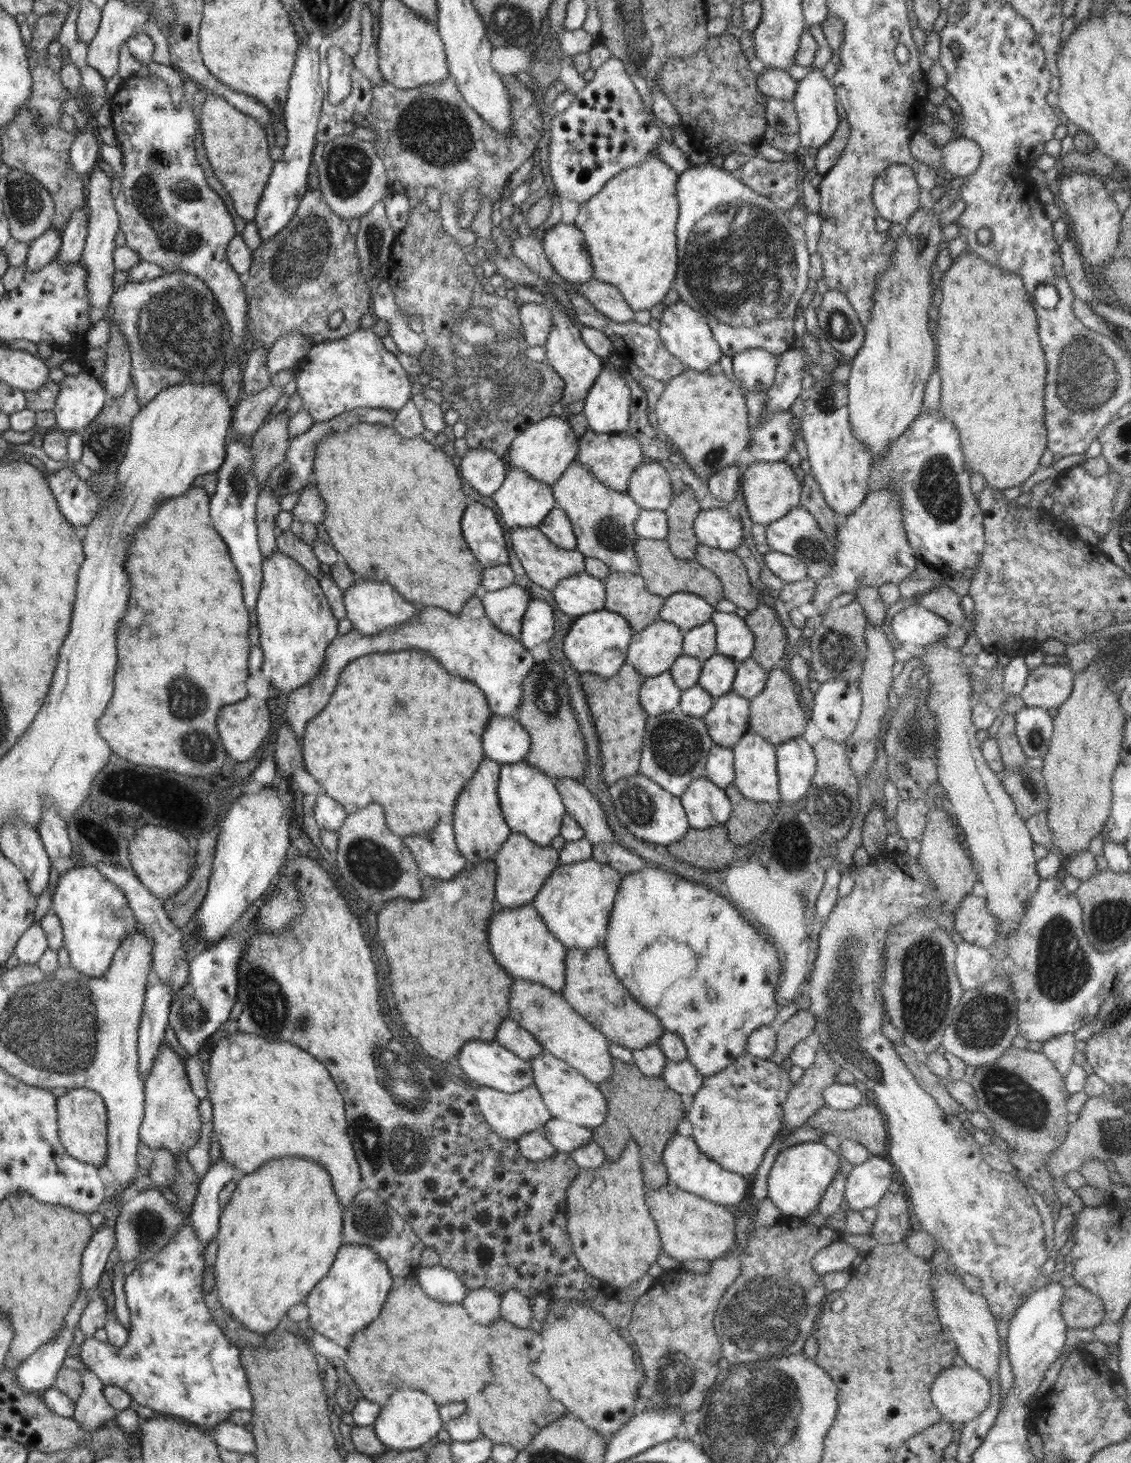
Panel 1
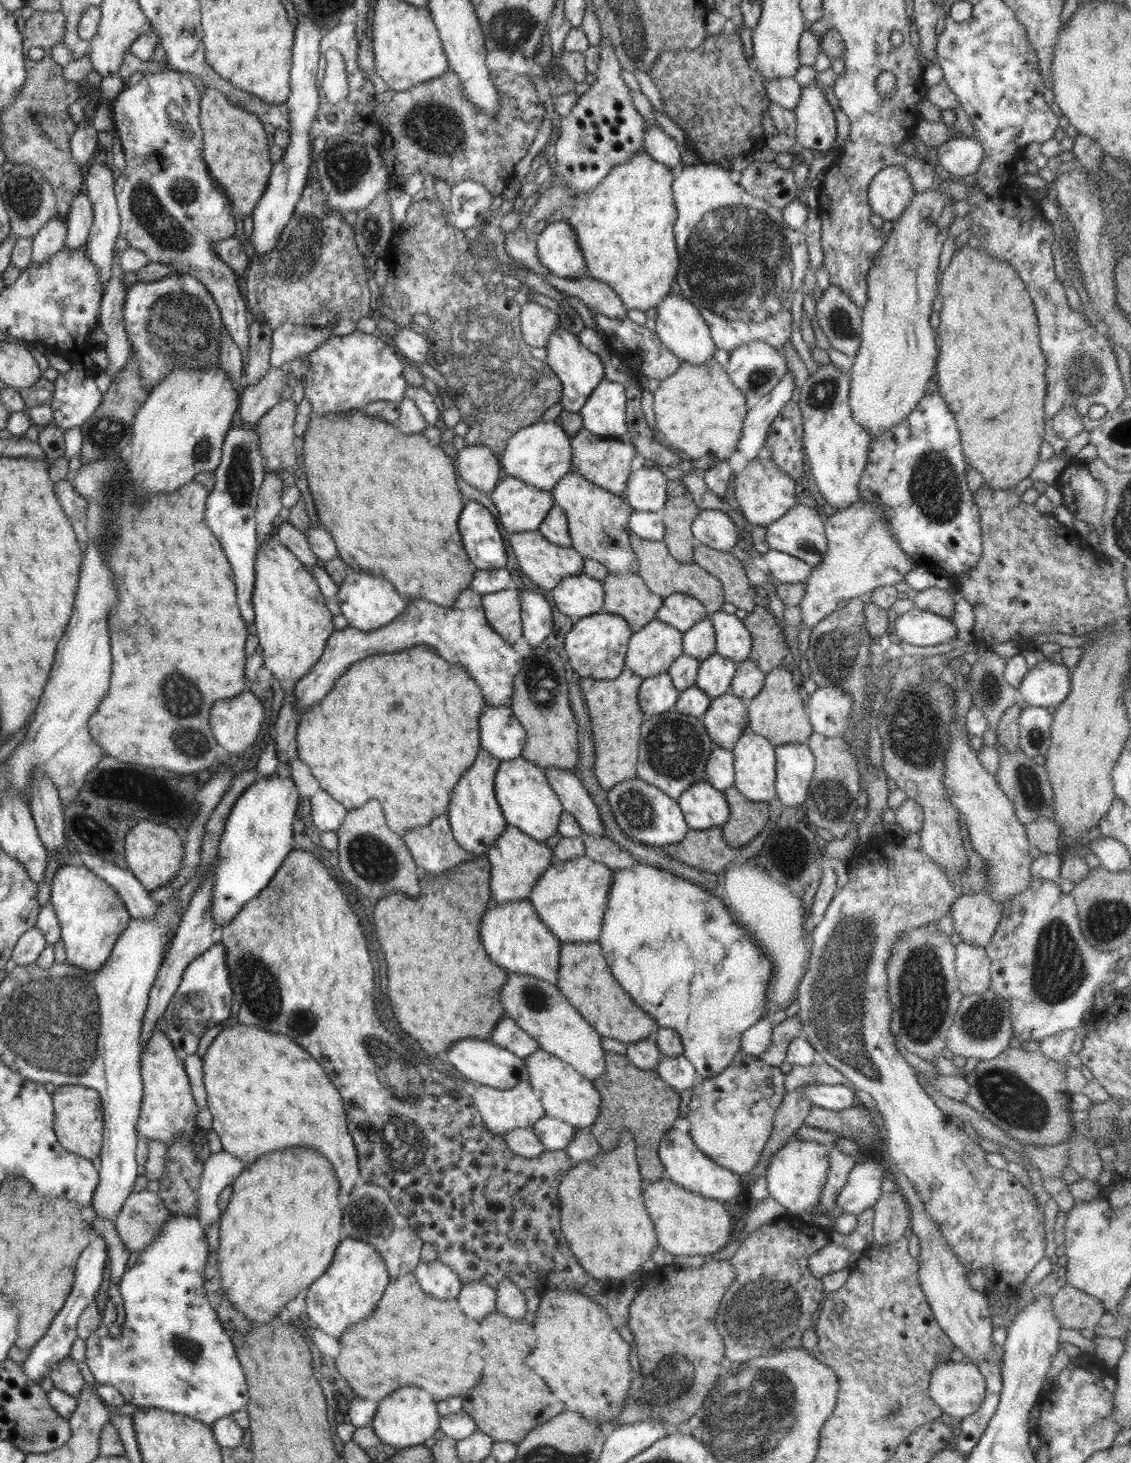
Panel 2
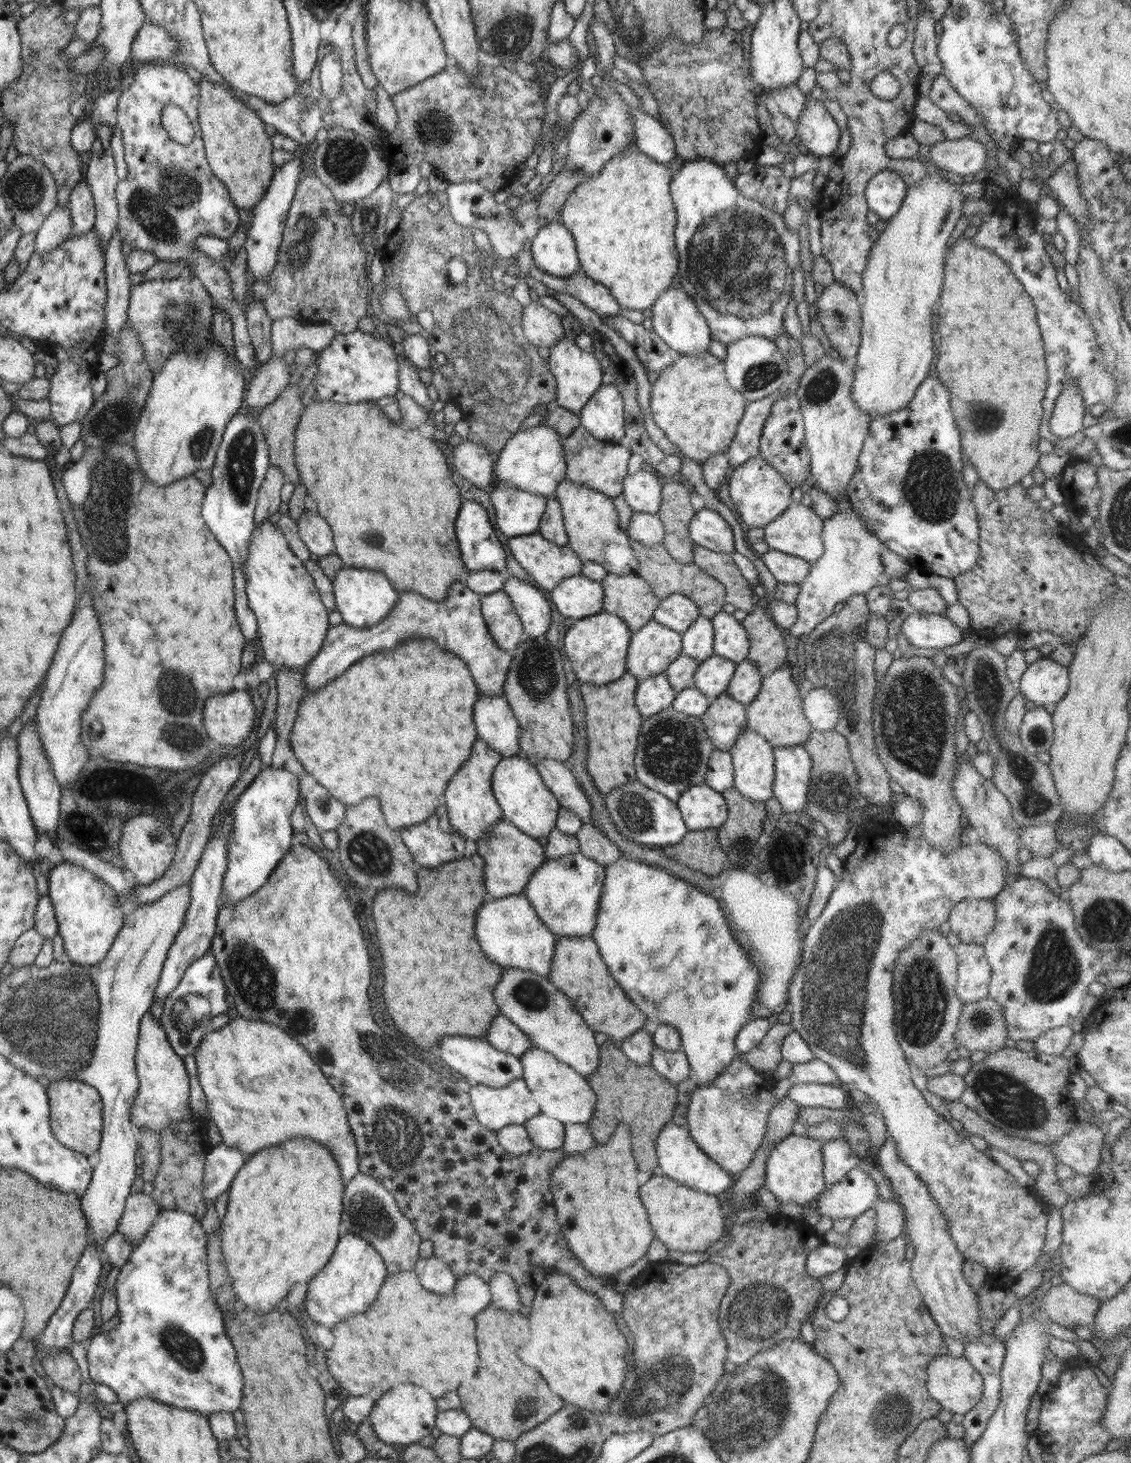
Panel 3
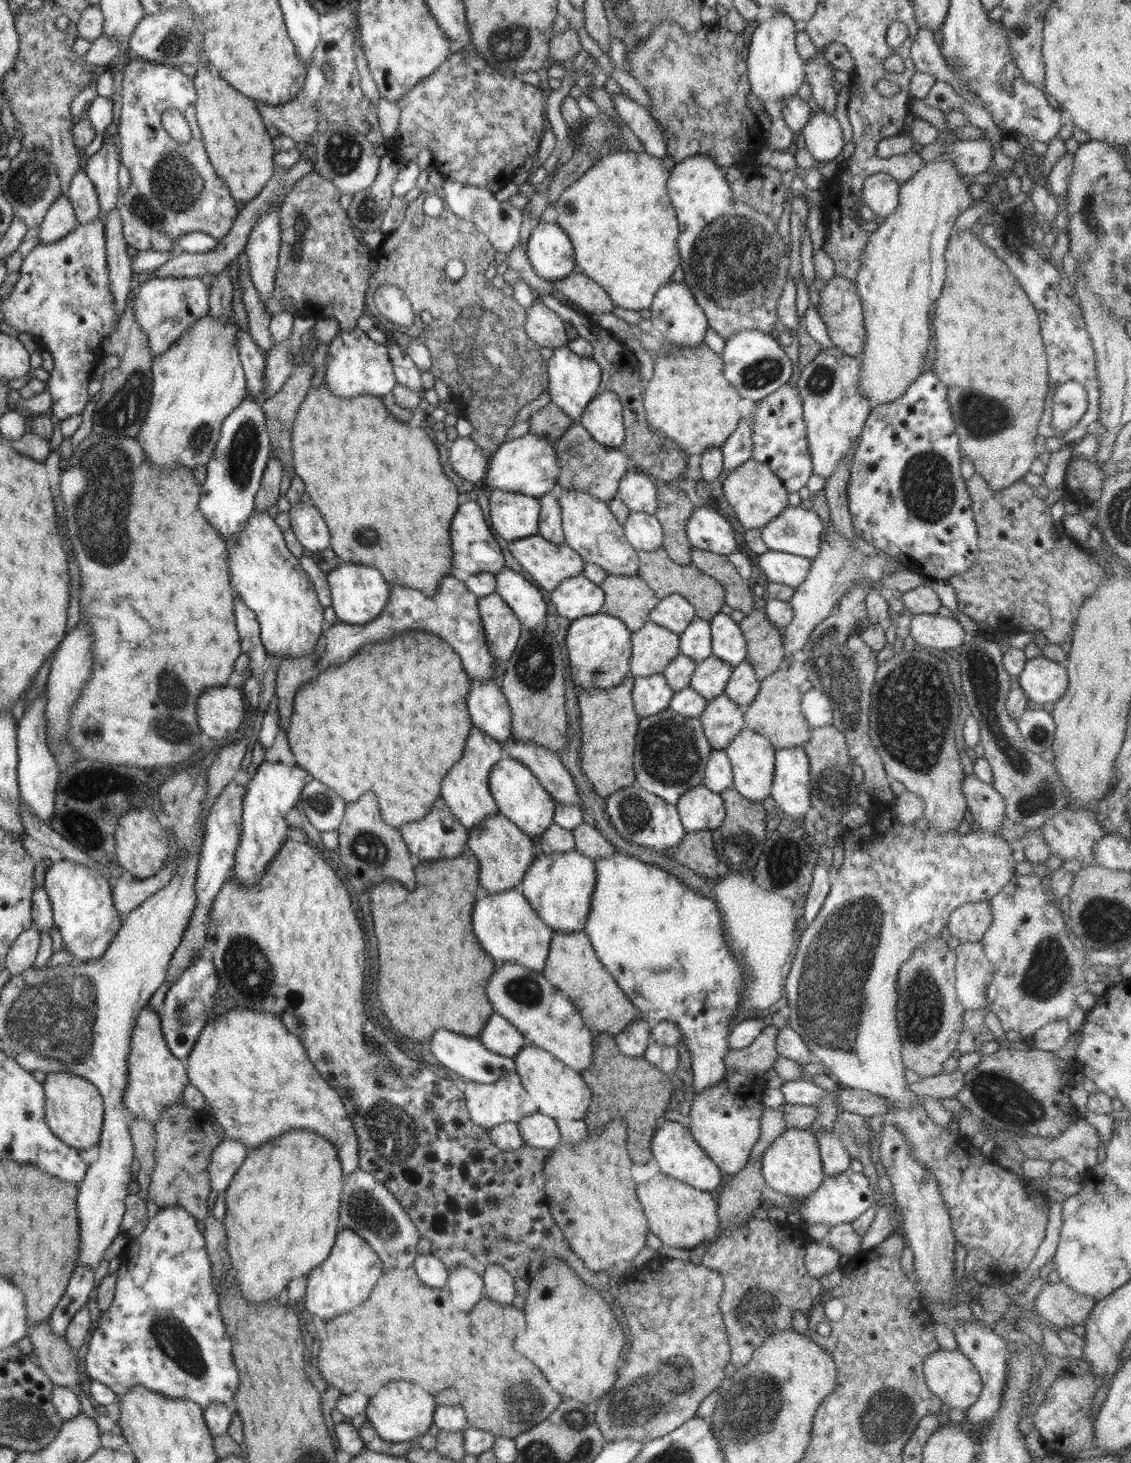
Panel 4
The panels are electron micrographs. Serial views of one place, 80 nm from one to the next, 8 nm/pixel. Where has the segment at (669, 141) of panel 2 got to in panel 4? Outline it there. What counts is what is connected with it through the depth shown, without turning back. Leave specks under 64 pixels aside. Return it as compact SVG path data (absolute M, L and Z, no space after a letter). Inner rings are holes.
M625 94L614 95L612 99L618 116L638 136L645 151L660 160L668 156L663 130L658 126L656 119L648 112L648 109Z

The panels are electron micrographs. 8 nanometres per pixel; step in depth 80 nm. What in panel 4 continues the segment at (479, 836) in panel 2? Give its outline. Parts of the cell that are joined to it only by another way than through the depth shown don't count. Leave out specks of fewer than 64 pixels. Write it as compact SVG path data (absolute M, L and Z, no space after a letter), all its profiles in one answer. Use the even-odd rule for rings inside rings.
M472 726L472 734L466 740L462 760L458 760L458 764L454 764L452 770L448 772L448 776L444 776L444 780L442 780L441 797L450 807L456 820L464 828L467 828L468 832L471 828L479 825L480 821L487 819L487 816L498 813L498 805L490 794L488 777L492 766L504 755L505 753L500 743L497 743L485 732L482 732L482 729Z

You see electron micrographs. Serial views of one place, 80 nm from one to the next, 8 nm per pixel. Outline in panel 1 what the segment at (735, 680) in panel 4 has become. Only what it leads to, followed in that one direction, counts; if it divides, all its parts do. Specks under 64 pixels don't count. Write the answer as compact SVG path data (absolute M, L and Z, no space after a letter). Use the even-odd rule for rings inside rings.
M751 656L736 663L736 668L732 691L747 699L758 696L766 685L769 671L764 670Z

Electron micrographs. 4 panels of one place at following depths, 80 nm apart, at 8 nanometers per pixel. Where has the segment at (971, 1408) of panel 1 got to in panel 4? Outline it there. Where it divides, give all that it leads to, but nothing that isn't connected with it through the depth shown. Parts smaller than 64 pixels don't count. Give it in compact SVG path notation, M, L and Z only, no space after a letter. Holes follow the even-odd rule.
M940 1348L931 1352L931 1355L924 1360L923 1374L925 1375L928 1390L952 1409L960 1409L966 1412L972 1404L976 1403L982 1392L982 1380L976 1368L964 1356L964 1353L958 1349L948 1350Z

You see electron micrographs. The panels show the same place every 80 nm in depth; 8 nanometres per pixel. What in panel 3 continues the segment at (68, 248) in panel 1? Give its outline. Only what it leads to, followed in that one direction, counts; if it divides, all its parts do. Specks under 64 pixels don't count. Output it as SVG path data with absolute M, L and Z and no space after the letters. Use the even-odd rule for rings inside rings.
M86 181L76 183L66 207L72 221L73 234L70 237L84 234L95 225L95 201Z

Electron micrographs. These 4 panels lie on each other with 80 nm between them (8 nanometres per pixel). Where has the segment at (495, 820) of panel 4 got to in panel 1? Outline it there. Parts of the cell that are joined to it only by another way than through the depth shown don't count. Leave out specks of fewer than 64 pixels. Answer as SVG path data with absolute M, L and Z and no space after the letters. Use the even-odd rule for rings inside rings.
M511 831L510 836L501 844L500 850L493 856L497 866L496 905L499 908L520 908L531 904L540 892L542 884L551 876L551 872L560 865L559 852L551 846L540 846L519 832Z

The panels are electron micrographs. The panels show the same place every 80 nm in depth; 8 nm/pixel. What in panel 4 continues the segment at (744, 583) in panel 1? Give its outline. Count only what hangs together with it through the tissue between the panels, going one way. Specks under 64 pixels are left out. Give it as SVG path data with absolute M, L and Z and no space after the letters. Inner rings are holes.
M694 547L691 550L691 559L692 565L715 578L724 587L725 604L746 615L754 609L756 599L748 580L738 574L727 556Z

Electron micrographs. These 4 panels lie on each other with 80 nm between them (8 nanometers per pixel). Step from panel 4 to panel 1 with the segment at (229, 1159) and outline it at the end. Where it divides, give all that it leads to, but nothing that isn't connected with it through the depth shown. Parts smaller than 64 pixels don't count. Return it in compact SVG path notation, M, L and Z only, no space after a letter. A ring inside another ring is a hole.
M221 1159L216 1164L209 1166L203 1179L199 1182L189 1218L195 1228L195 1233L205 1246L212 1239L216 1239L219 1231L219 1218L222 1209L218 1203L218 1194L230 1180L238 1177L236 1168Z

